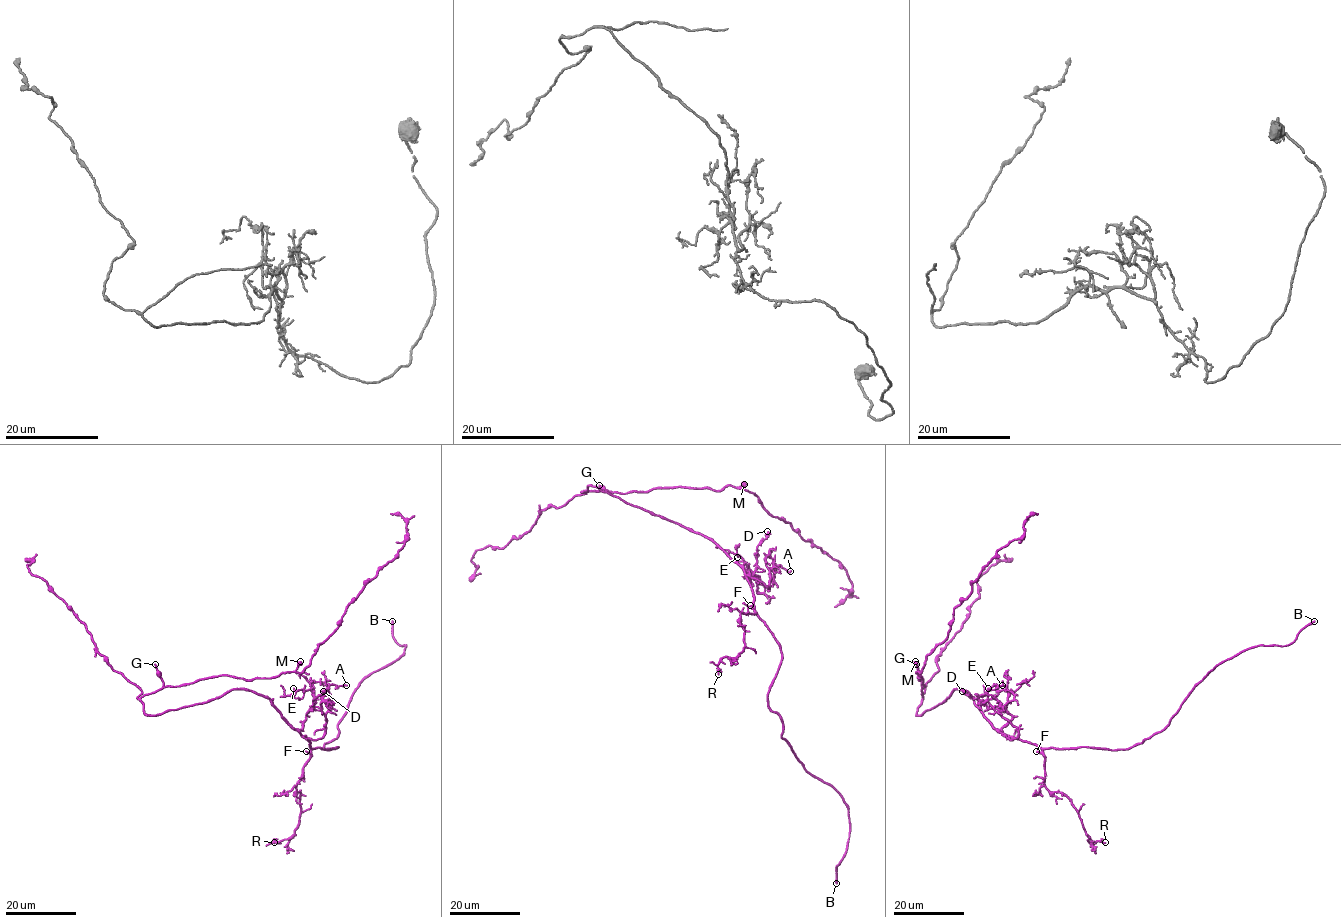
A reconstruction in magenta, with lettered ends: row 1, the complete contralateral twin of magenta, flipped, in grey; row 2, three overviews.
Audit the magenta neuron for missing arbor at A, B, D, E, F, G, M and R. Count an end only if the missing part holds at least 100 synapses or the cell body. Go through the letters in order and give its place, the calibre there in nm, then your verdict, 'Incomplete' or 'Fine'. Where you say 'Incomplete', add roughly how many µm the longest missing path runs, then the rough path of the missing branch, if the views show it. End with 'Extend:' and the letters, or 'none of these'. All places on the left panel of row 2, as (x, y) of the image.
A: Place: (346, 685). Thickness 130 nm. Fine
B: Place: (392, 621). Thickness 200 nm. Incomplete. Missing length about 15 µm. Course of what is missing: (392, 621), (397, 607), (400, 610)
D: Place: (323, 691). Thickness 400 nm. Fine
E: Place: (293, 688). Thickness 130 nm. Fine
F: Place: (306, 751). Thickness 110 nm. Fine
G: Place: (155, 664). Thickness 180 nm. Fine
M: Place: (300, 661). Thickness 650 nm. Fine
R: Place: (274, 842). Thickness 130 nm. Fine
Extend: B

